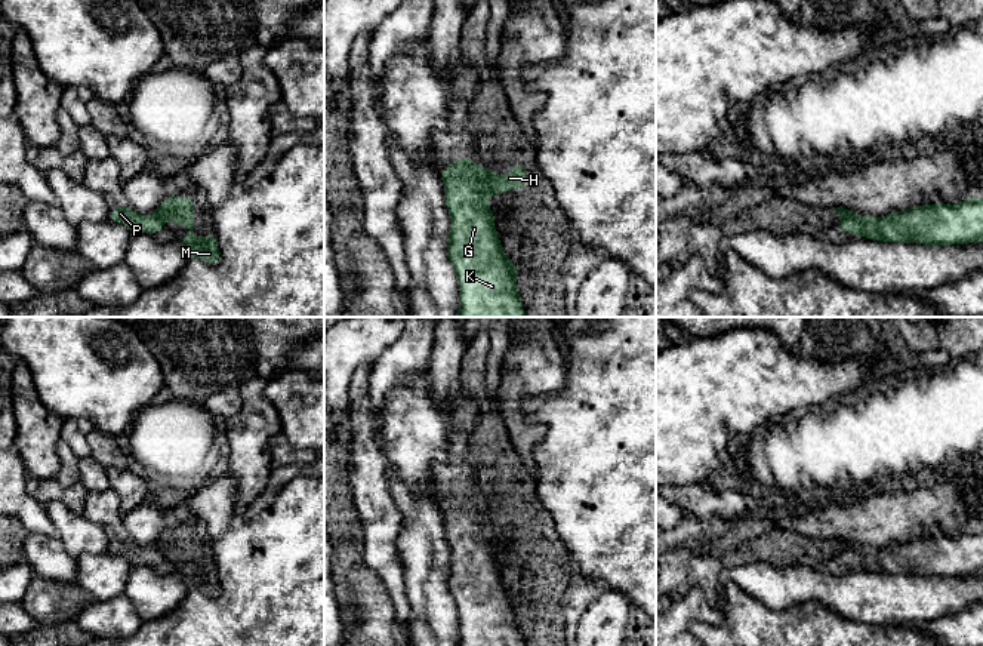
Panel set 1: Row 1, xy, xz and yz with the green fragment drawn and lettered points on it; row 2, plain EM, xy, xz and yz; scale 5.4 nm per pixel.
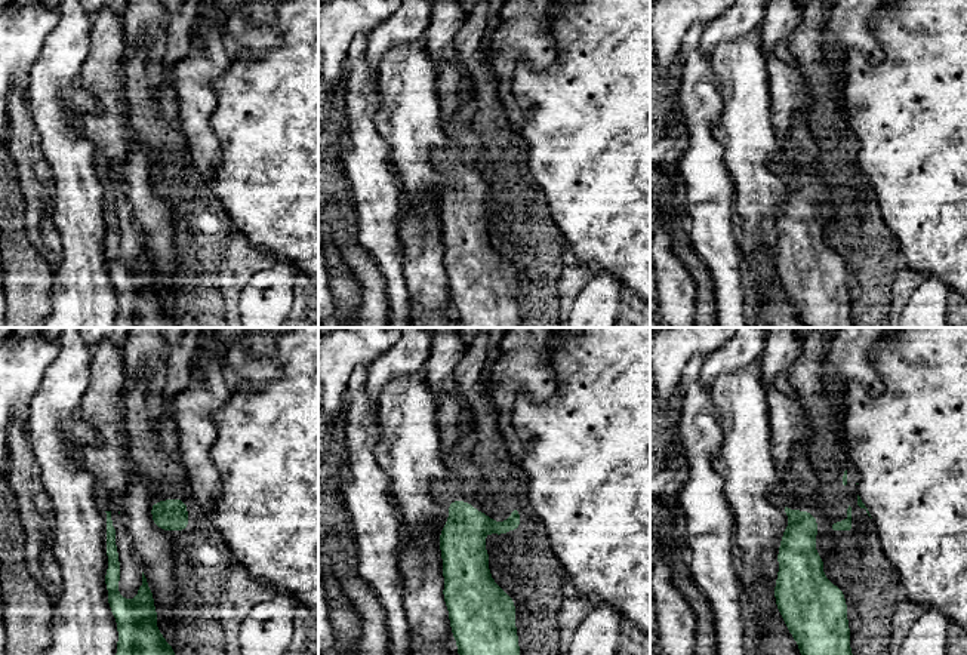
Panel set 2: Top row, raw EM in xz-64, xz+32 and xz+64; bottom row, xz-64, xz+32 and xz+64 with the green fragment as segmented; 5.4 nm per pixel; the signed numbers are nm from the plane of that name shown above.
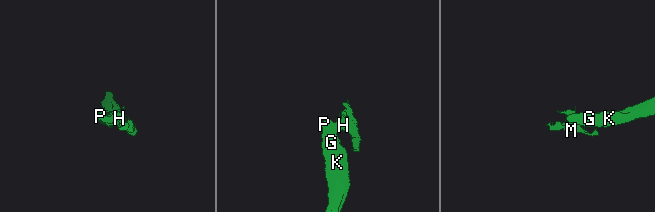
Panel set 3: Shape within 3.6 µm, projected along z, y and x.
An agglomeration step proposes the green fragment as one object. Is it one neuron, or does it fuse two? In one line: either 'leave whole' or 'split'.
split

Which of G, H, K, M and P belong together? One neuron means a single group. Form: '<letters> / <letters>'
G K P / H M

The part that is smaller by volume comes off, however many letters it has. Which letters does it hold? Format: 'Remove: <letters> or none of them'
Remove: H, M

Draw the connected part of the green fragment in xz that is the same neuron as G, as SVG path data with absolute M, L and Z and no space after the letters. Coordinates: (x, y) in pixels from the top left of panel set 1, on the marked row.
M468 157L452 159L441 173L444 200L450 215L447 256L459 282L457 317L524 317L523 302L517 290L517 270L505 255L494 230L490 210L487 175L478 163Z

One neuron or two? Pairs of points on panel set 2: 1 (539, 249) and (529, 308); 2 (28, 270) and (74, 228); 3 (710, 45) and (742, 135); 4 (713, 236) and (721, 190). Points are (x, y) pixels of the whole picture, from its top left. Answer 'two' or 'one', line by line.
1: one
2: two
3: two
4: one

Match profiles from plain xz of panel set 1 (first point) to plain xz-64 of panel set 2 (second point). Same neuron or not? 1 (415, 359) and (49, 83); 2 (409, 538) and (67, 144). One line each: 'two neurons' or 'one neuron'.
1: one neuron
2: one neuron

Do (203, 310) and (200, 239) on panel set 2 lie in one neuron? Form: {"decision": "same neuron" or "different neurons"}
{"decision": "same neuron"}

